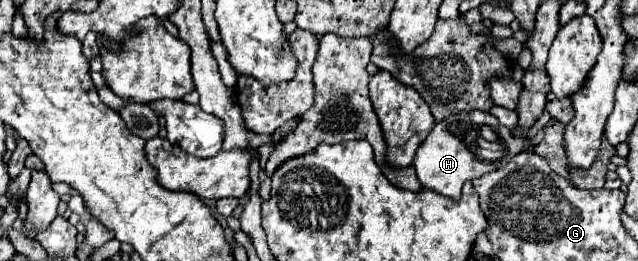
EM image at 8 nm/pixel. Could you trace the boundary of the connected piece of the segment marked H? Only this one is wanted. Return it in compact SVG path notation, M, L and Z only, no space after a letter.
M463 112L463 114L457 114L457 116L449 116L449 120L443 120L439 124L435 124L435 128L429 132L429 136L425 138L425 142L417 148L415 152L415 158L413 158L413 168L417 172L417 178L419 182L427 188L427 190L433 190L433 192L439 192L447 198L453 198L457 200L461 196L461 188L467 180L473 180L473 178L479 178L491 170L497 170L499 164L497 162L485 162L485 160L479 160L465 144L465 136L467 136L467 126L491 126L499 140L505 142L505 156L511 158L523 150L529 150L533 146L537 146L543 138L543 132L539 132L537 136L533 138L525 138L525 142L521 138L509 138L513 136L513 132L509 132L509 128L501 126L499 120L487 112Z

